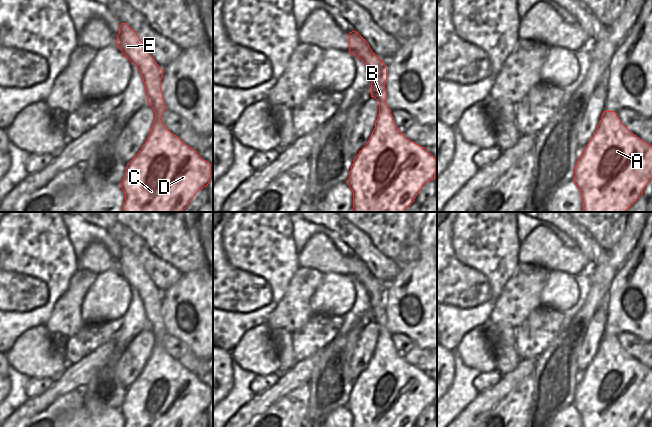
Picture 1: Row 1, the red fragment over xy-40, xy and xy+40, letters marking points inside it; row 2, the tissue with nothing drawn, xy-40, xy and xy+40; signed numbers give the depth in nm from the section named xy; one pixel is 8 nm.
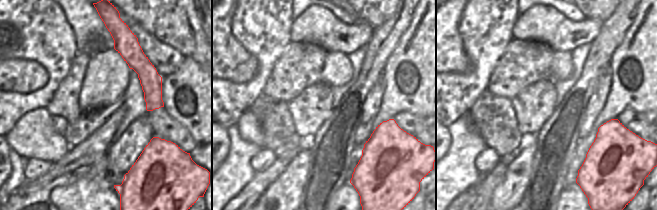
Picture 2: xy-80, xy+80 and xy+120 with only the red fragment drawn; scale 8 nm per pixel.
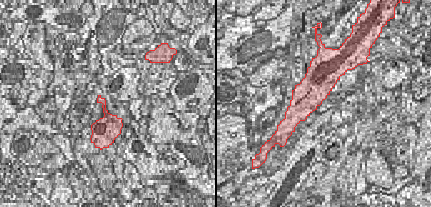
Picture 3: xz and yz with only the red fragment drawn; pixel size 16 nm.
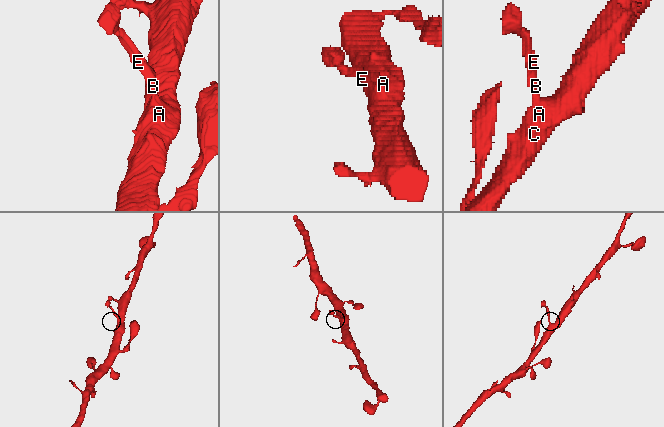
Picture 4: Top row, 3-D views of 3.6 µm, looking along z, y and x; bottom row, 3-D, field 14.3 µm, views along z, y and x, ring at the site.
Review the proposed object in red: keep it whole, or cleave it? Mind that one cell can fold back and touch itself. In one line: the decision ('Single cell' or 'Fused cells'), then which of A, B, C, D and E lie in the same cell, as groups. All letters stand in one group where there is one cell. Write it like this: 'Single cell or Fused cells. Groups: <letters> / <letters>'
Single cell. Groups: A B C D E.

